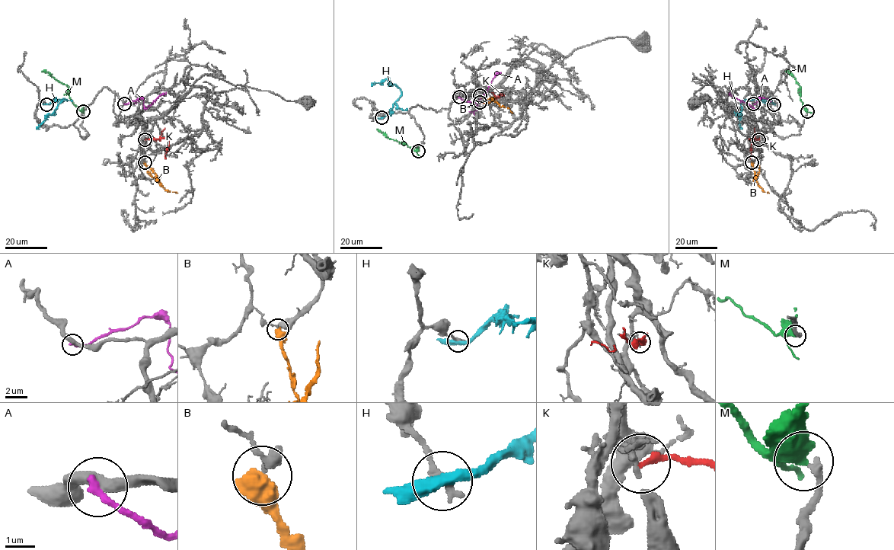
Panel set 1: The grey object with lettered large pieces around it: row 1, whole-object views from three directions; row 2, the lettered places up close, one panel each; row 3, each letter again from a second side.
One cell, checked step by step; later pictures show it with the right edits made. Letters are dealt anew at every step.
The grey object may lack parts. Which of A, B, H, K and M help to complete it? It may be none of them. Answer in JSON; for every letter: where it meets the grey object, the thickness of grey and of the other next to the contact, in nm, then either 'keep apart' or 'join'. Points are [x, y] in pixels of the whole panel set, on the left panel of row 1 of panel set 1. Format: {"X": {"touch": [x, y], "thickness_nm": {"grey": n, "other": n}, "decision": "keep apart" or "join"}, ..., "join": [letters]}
{"A": {"touch": [124, 103], "thickness_nm": {"grey": 380, "other": 260}, "decision": "keep apart"}, "B": {"touch": [145, 162], "thickness_nm": {"grey": 130, "other": 750}, "decision": "keep apart"}, "H": {"touch": [46, 104], "thickness_nm": {"grey": 320, "other": 380}, "decision": "keep apart"}, "K": {"touch": [145, 139], "thickness_nm": {"grey": 130, "other": 180}, "decision": "keep apart"}, "M": {"touch": [83, 111], "thickness_nm": {"grey": 240, "other": 420}, "decision": "join"}, "join": ["M"]}

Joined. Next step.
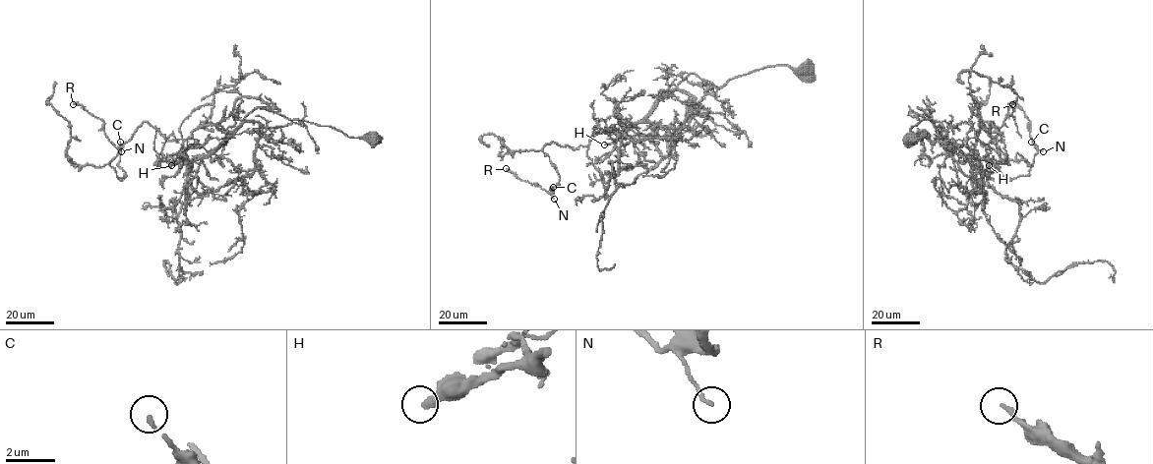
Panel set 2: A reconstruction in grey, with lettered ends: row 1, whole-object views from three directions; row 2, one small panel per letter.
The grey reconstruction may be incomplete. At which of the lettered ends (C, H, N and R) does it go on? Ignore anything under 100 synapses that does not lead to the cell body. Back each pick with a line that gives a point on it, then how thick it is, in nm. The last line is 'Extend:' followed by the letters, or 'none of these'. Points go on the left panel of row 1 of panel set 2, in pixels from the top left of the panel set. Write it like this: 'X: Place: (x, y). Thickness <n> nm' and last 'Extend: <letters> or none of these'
H: Place: (171, 165). Thickness 360 nm
Extend: H

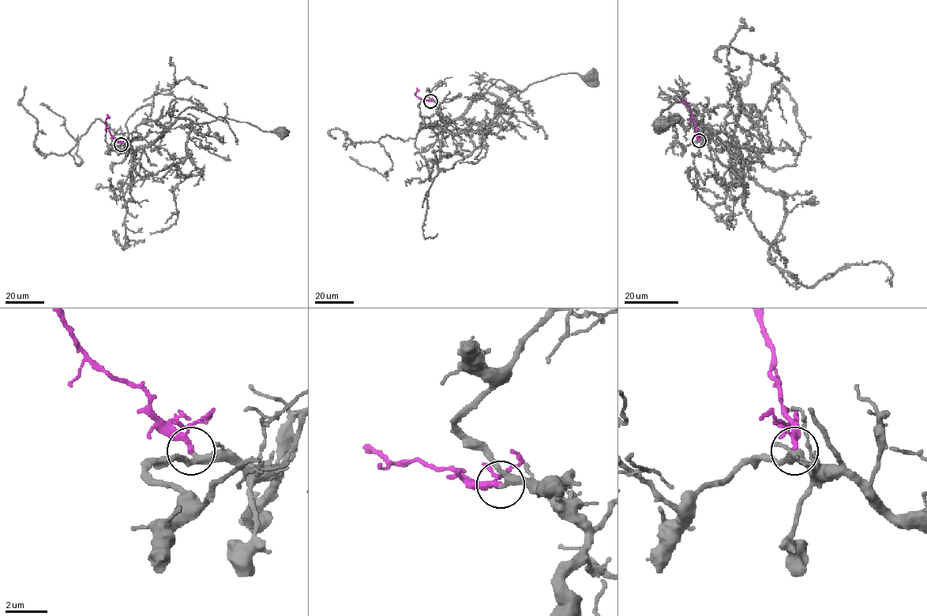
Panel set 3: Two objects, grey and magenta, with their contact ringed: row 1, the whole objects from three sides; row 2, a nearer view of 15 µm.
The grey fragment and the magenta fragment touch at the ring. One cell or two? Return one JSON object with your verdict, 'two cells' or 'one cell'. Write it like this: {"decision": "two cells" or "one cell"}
{"decision": "one cell"}

